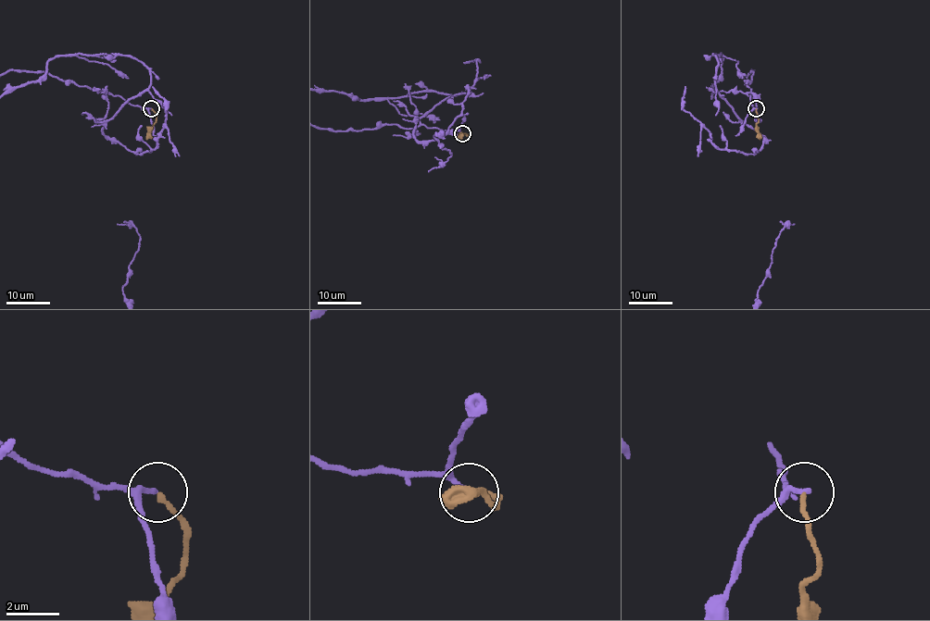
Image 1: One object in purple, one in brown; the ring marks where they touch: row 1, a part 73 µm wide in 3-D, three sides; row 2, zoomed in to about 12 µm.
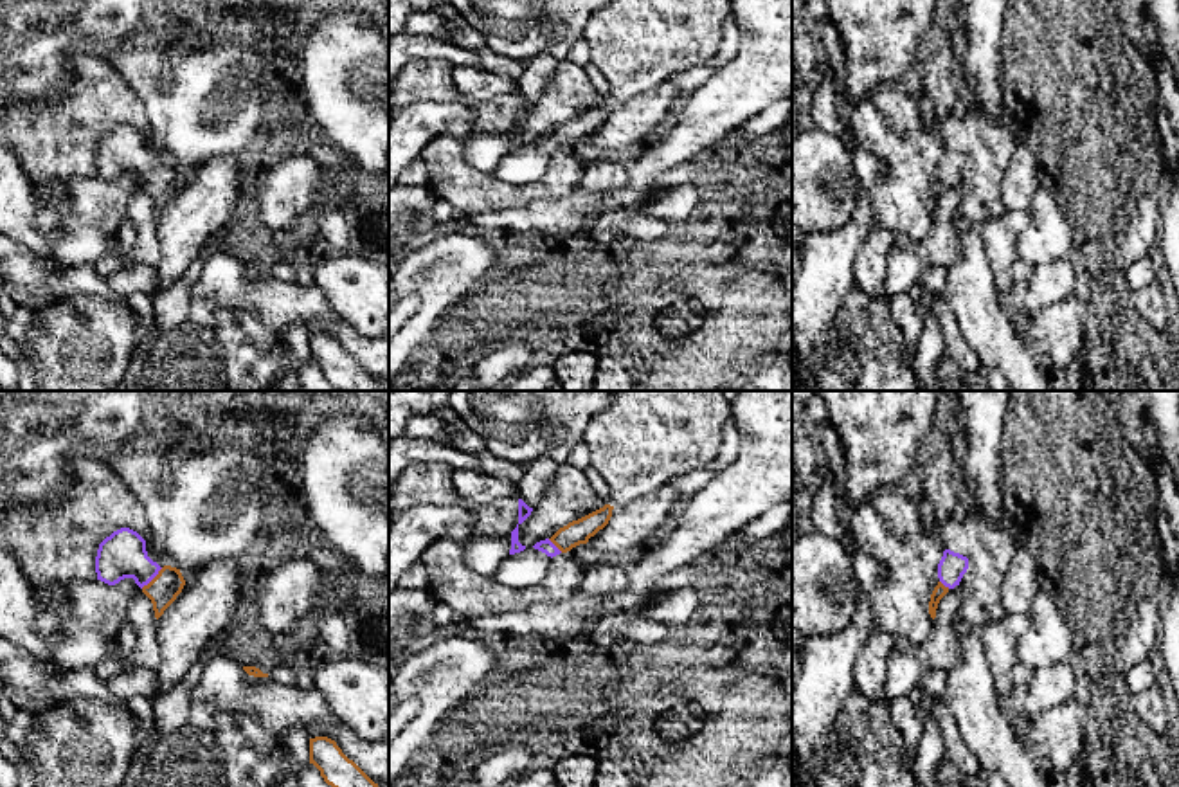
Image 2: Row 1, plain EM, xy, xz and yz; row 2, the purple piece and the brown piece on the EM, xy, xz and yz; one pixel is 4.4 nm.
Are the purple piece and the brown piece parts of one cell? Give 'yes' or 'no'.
yes

